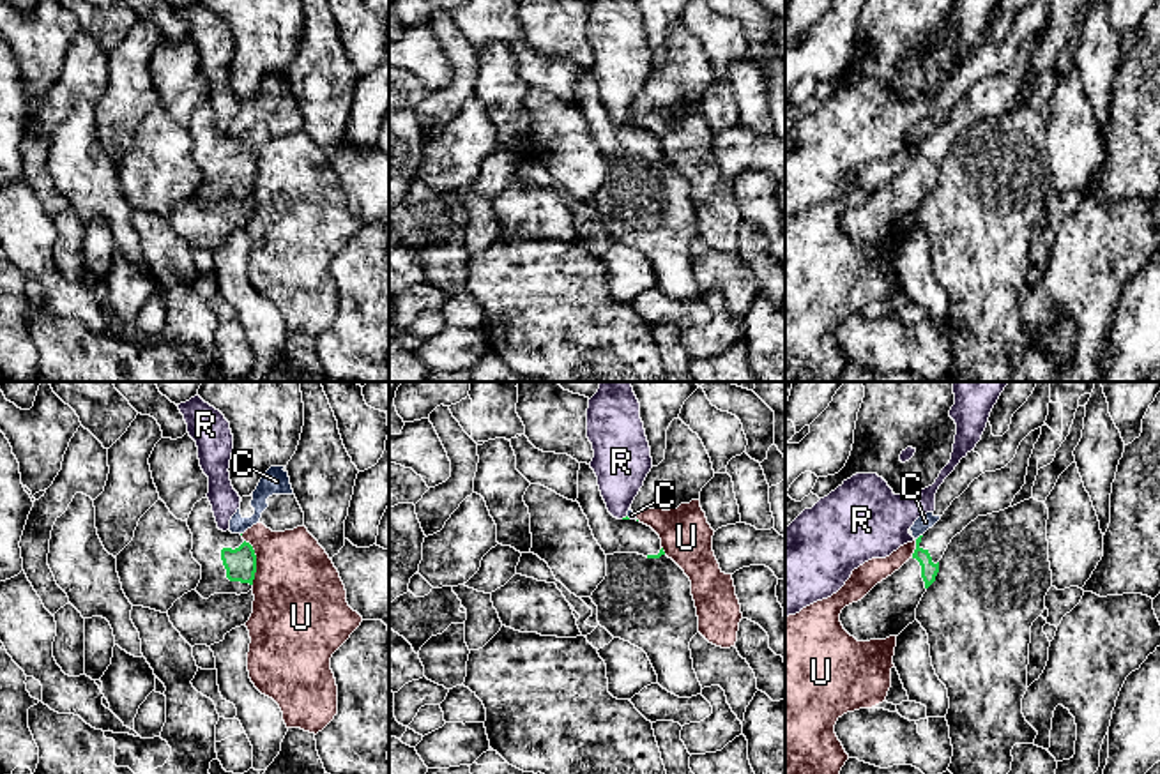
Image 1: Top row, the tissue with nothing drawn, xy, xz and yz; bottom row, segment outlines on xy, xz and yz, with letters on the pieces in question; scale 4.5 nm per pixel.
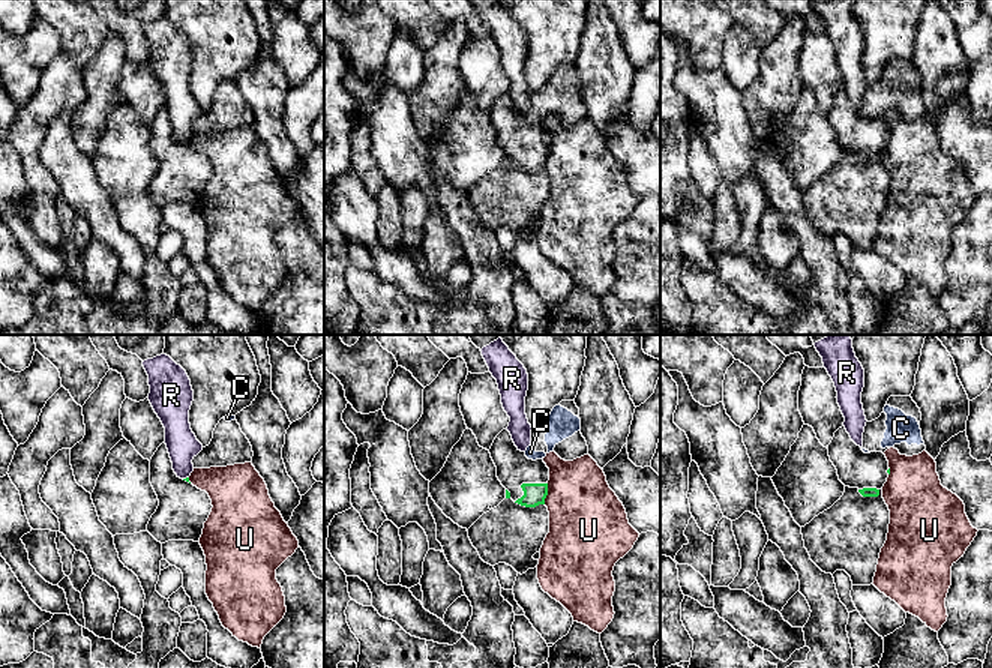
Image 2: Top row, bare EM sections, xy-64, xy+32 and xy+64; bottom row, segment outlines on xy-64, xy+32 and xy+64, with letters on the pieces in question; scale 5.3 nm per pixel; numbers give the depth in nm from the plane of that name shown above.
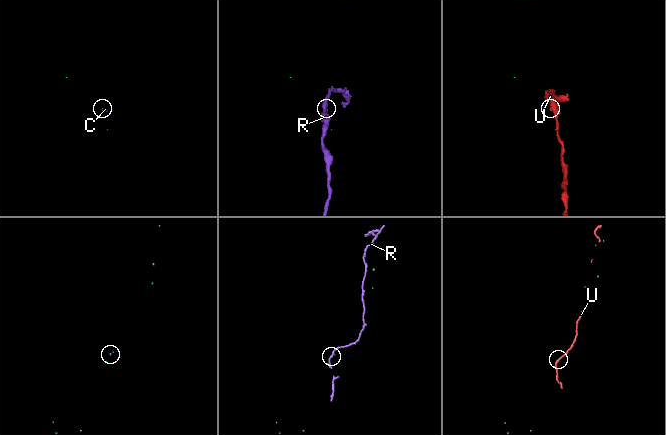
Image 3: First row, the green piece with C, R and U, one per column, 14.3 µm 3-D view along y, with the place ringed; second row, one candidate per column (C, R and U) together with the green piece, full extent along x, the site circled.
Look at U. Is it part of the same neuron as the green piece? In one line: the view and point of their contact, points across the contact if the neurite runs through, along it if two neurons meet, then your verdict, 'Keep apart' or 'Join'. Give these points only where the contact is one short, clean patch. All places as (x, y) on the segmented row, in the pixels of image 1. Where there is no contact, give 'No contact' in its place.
Touches green at xy (255, 562). Keep apart

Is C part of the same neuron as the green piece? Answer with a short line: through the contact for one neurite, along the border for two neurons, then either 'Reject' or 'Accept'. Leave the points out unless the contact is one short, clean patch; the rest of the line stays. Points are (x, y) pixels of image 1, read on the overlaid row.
Line: yz (922, 534), (916, 539). Reject

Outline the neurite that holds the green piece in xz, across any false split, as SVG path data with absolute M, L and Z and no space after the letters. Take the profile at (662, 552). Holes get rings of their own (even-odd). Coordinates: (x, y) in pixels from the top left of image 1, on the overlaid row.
M580 463L576 502L587 516L592 535L605 555L638 553L647 558L665 555L661 539L651 527L628 516L617 520L608 512L598 486L598 477L587 463Z

